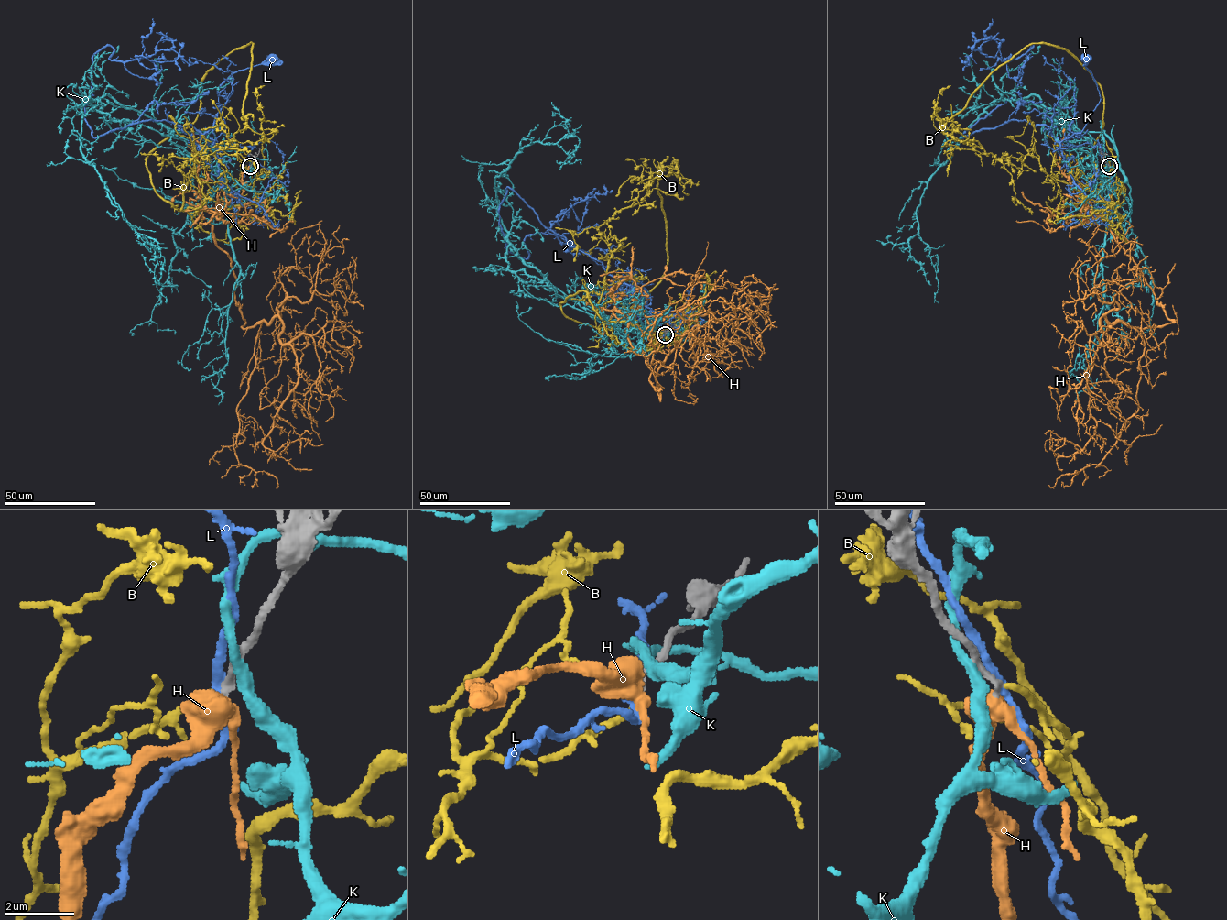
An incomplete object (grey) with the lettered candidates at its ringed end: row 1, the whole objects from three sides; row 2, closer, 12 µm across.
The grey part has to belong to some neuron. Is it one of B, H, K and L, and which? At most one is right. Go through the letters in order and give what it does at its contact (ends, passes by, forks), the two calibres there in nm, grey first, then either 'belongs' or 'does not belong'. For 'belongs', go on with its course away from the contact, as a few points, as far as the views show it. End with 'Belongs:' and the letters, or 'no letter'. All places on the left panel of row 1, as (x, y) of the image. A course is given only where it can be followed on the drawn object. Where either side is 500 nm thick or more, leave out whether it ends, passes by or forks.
B: it ends there; 200 nm thick on the grey side, 190 nm on the other; belongs; it runs (250, 166), (236, 205), (179, 210), (146, 158), (252, 43), (244, 128), (192, 158), (197, 214)
H: 200 nm thick on the grey side, 550 nm on the other; does not belong
K: it passes by; 280 nm thick on the grey side, 320 nm on the other; does not belong
L: it passes by; 220 nm thick on the grey side, 200 nm on the other; does not belong
Belongs: B

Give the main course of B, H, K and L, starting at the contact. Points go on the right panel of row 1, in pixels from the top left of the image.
B: (1109, 166), (1121, 202), (1066, 203), (1103, 94), (1061, 48), (1027, 45), (945, 128), (1000, 160), (1031, 214)
H: (1109, 167), (1111, 207), (1084, 220), (1108, 221), (1173, 322), (1102, 317), (1095, 433), (1080, 450), (1058, 443)
K: (1108, 165), (1112, 190), (1094, 169), (1091, 143), (1037, 96), (990, 104), (917, 208), (939, 303)
L: (1109, 166), (1097, 145), (1059, 148), (1063, 140), (1081, 132), (1100, 100), (1092, 76), (1084, 64), (1086, 59)

